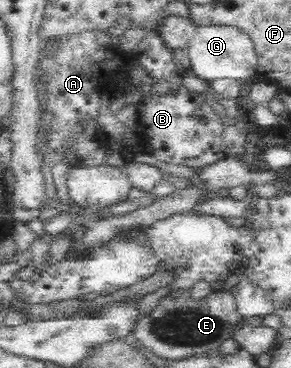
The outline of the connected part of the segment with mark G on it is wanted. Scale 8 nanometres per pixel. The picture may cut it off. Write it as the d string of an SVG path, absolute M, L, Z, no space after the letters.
M232 24L223 26L209 25L198 27L195 36L189 42L189 72L201 80L213 83L223 78L235 81L257 77L255 49L252 40L241 29Z

